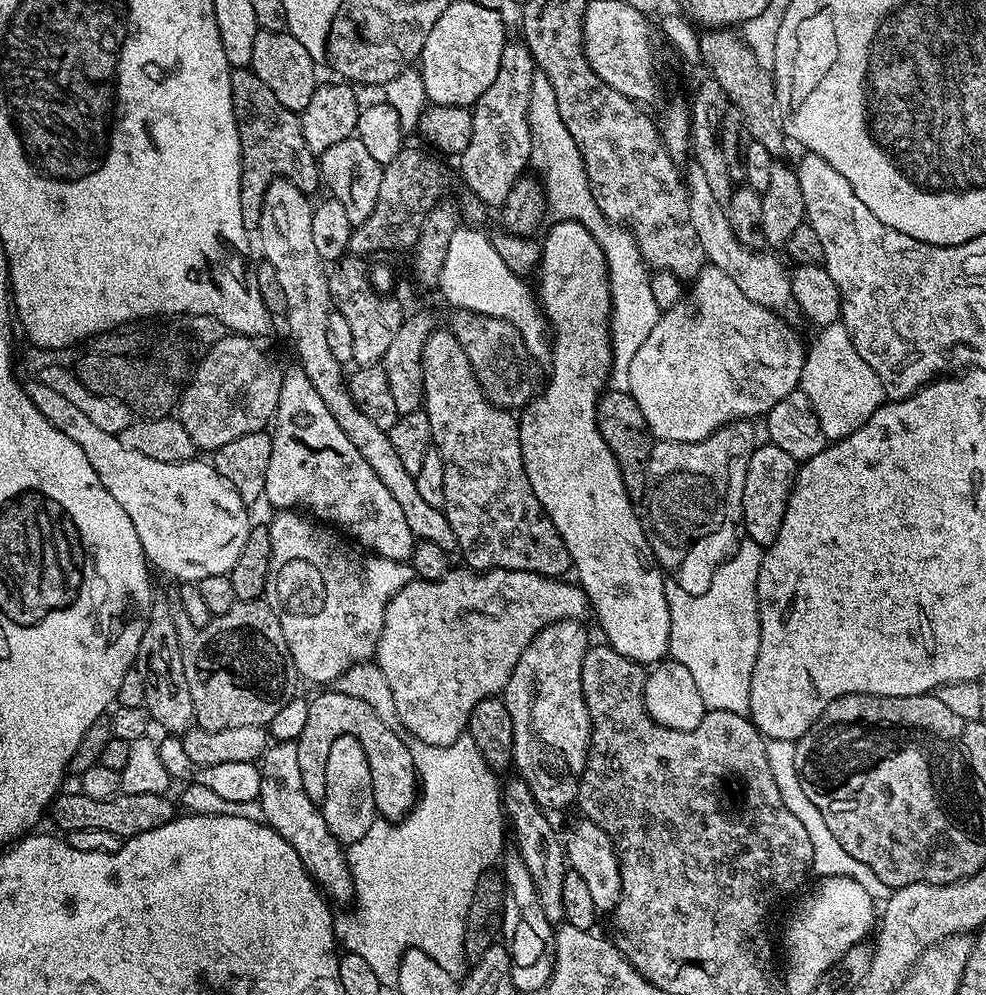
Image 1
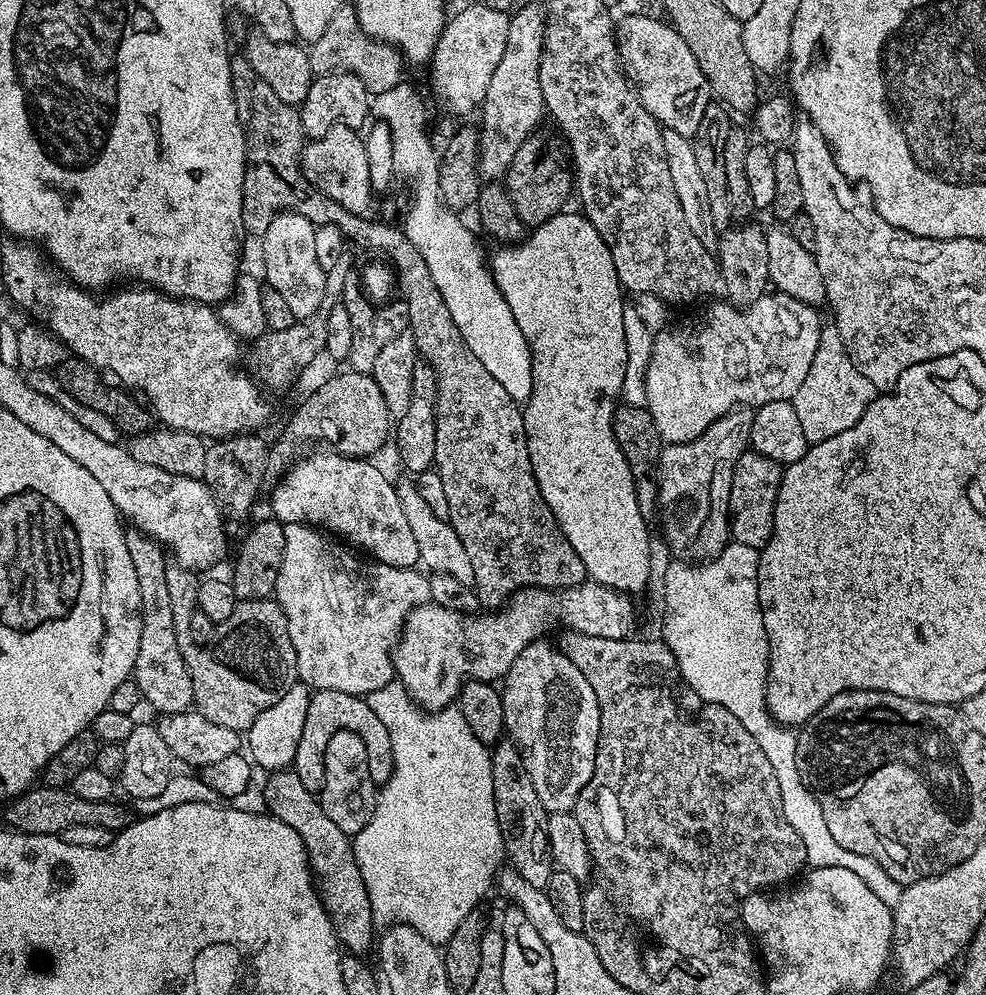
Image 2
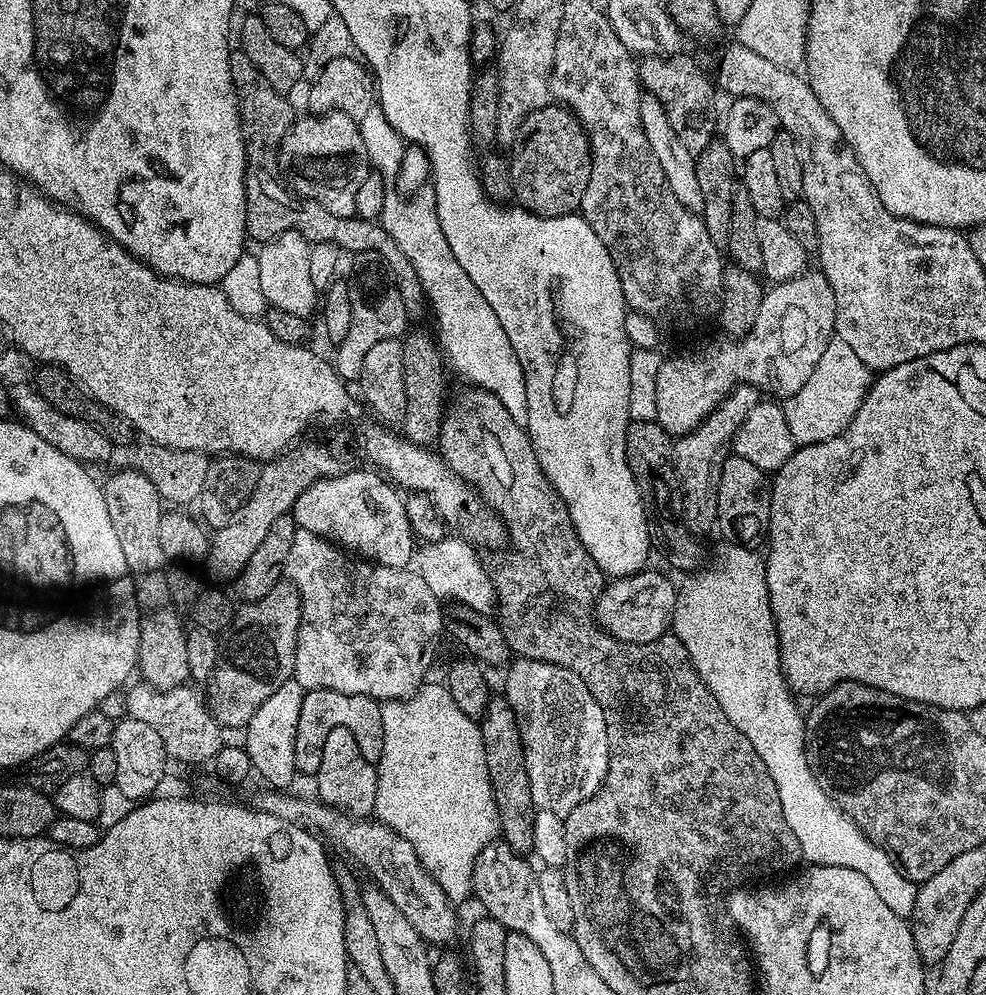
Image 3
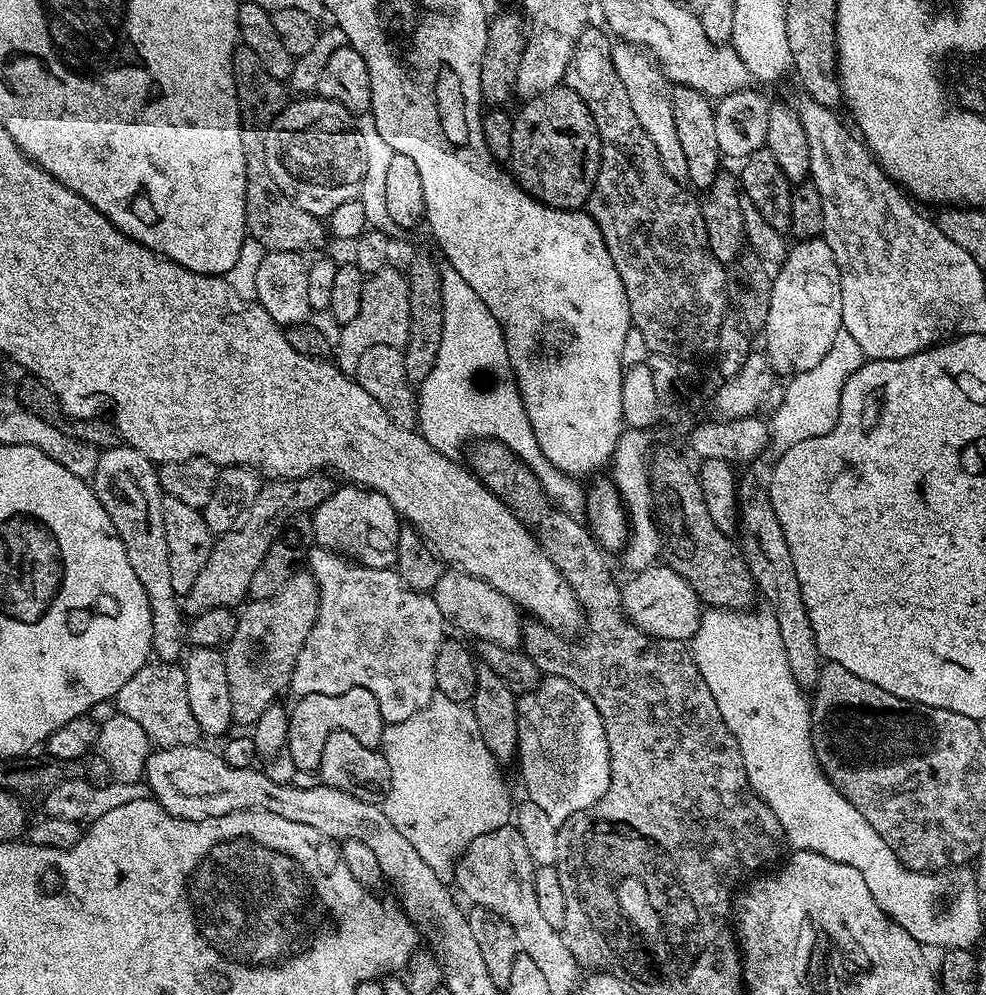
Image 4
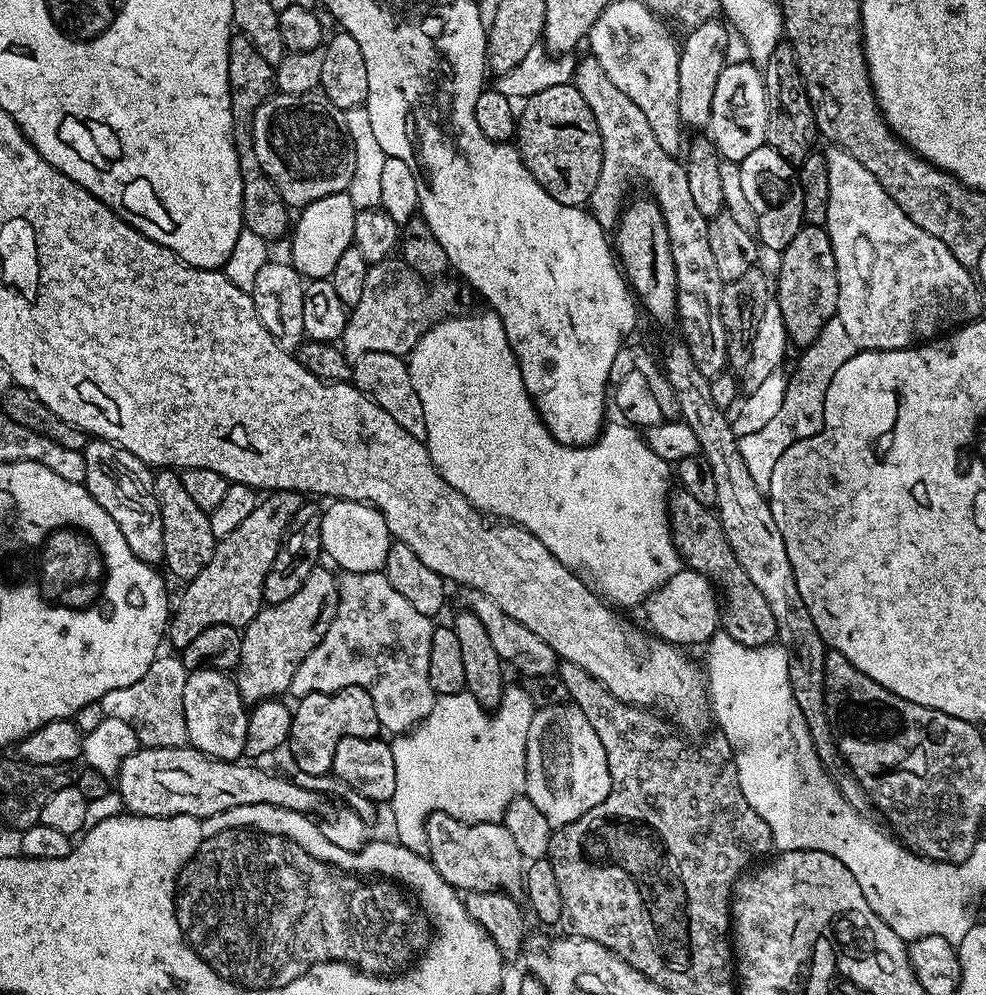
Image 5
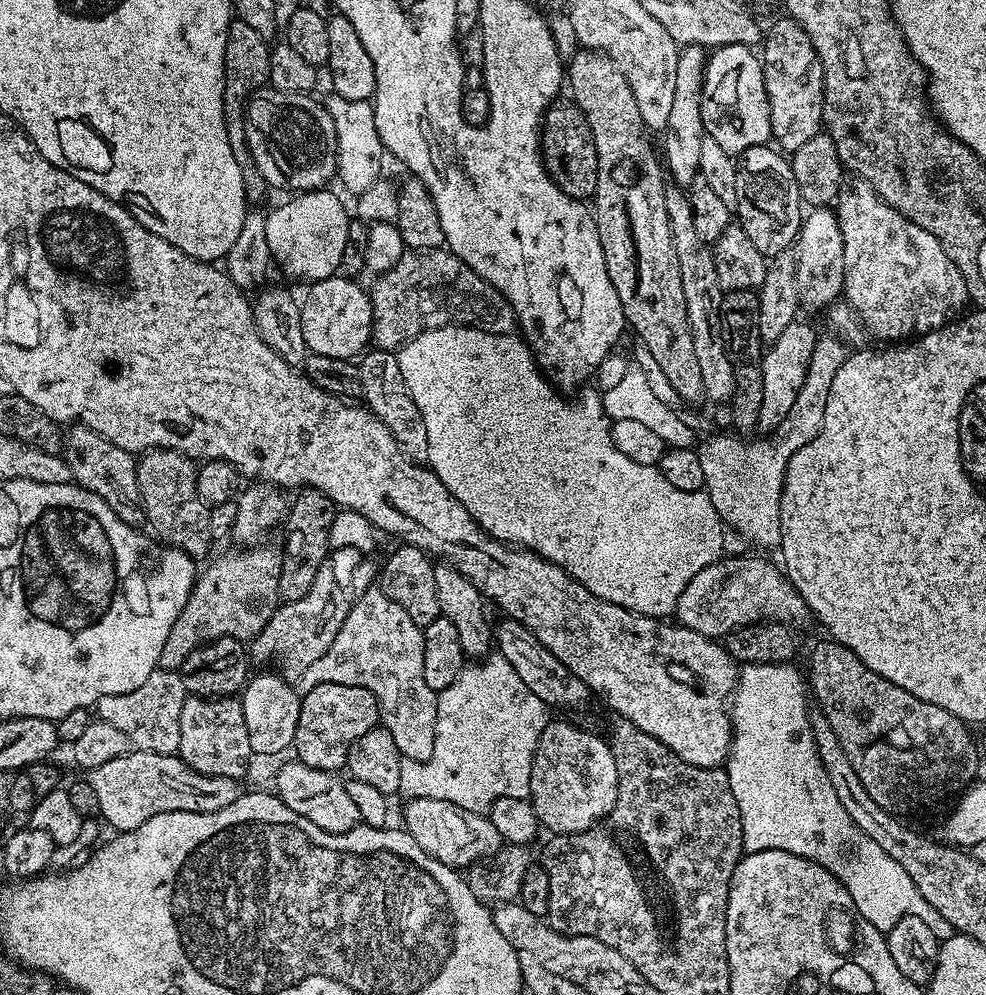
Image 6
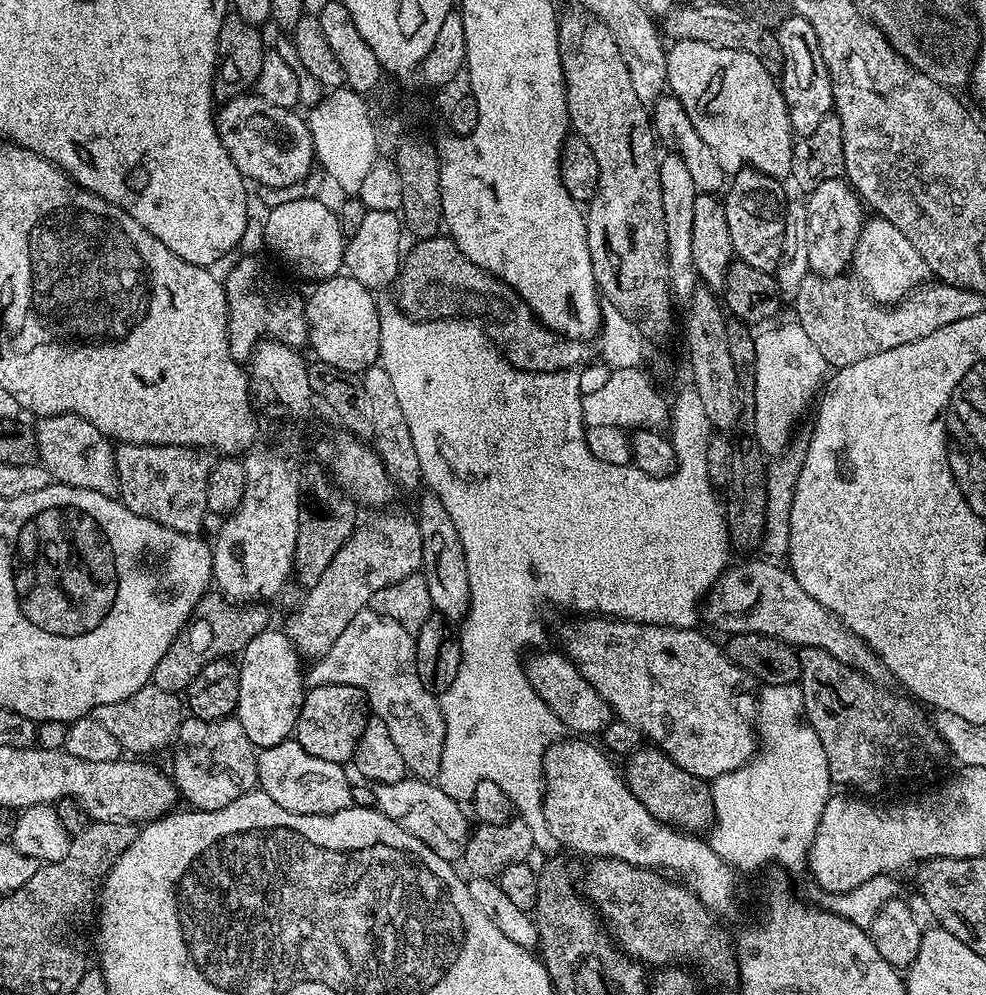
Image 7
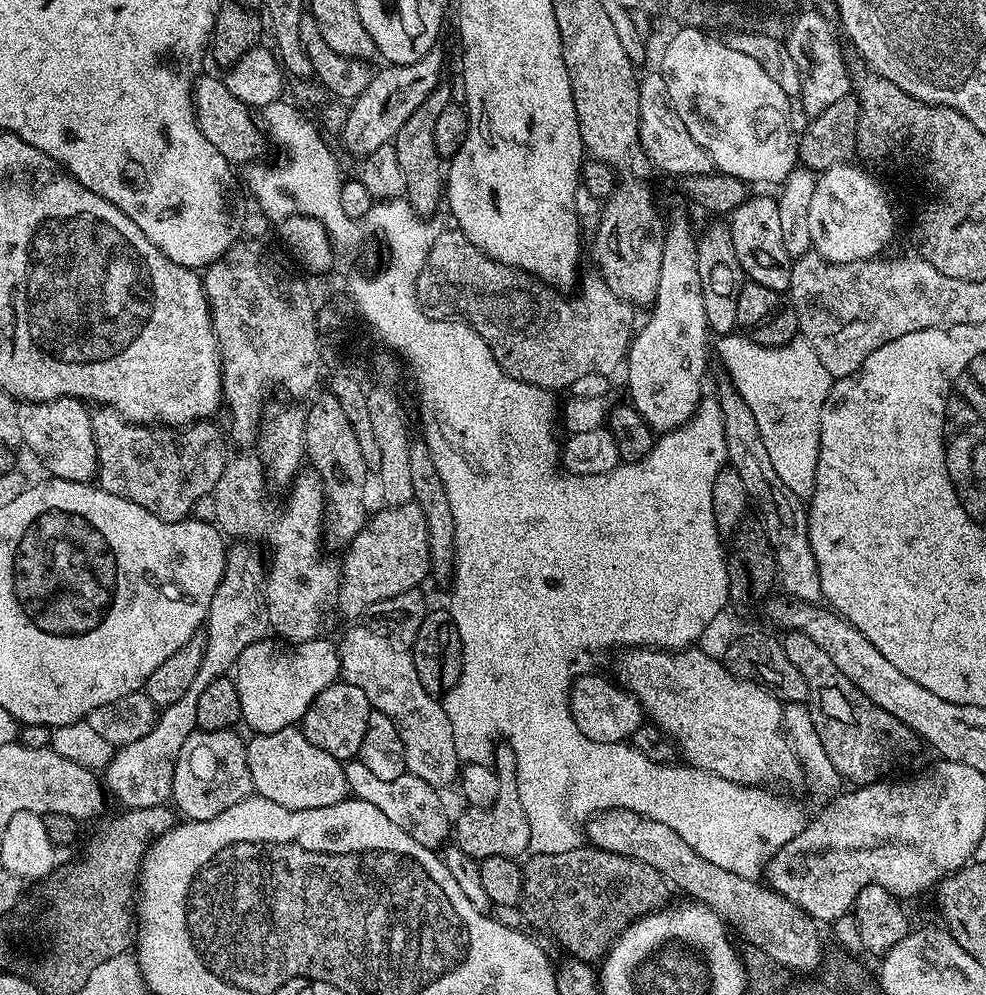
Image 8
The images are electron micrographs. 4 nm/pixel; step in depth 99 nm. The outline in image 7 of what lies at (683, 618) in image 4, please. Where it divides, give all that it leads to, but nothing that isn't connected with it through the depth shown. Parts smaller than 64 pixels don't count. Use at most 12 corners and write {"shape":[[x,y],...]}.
{"shape":[[759,559],[725,568],[703,623],[821,648],[877,682],[876,651],[791,570]]}

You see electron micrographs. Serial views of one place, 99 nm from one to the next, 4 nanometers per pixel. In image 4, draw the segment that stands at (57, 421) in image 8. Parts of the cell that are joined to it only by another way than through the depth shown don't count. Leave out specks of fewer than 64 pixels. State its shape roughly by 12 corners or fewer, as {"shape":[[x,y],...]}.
{"shape":[[105,448],[90,483],[146,590],[155,659],[179,661],[157,465]]}

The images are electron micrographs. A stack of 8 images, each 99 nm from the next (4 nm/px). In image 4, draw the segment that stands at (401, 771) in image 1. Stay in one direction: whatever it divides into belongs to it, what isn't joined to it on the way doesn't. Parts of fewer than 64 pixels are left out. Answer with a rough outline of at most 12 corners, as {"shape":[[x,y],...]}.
{"shape":[[370,690],[306,694],[288,712],[297,773],[319,773],[326,738],[346,730],[380,748]]}

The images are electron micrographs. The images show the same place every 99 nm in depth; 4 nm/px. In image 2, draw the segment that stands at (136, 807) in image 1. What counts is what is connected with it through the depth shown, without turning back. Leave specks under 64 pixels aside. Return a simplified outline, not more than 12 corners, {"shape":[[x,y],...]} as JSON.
{"shape":[[33,786],[5,807],[7,827],[59,836],[66,826],[115,834],[134,819],[115,799]]}

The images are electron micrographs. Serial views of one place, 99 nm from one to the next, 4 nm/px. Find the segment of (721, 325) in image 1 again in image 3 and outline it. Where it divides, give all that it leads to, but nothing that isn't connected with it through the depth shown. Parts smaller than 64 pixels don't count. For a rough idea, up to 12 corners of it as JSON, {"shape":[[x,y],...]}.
{"shape":[[806,270],[763,293],[747,336],[667,357],[656,421],[693,432],[735,390],[793,396],[836,331]]}

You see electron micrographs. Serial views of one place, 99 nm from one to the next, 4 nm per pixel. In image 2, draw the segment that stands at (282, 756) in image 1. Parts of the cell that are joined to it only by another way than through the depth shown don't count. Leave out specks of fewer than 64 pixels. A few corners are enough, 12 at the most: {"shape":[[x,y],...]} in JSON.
{"shape":[[291,770],[264,804],[308,851],[341,949],[373,951],[378,925],[349,833]]}

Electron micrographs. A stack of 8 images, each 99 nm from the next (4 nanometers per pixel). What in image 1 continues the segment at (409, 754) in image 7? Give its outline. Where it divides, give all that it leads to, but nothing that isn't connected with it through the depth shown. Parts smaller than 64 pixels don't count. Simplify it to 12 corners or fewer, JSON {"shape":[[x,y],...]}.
{"shape":[[299,511],[270,534],[263,599],[295,675],[375,657],[411,563]]}

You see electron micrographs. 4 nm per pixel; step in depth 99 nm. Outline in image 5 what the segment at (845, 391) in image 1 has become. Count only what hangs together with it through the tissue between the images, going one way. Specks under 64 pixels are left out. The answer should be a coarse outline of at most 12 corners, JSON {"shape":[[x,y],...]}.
{"shape":[[831,319],[788,376],[774,418],[739,437],[754,486],[824,429],[826,390],[858,351]]}

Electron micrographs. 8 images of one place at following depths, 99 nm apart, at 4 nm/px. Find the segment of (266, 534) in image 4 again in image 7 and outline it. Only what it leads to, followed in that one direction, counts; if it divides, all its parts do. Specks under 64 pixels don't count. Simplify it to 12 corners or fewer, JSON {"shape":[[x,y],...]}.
{"shape":[[205,595],[150,683],[183,693],[202,666],[243,653],[267,607]]}

